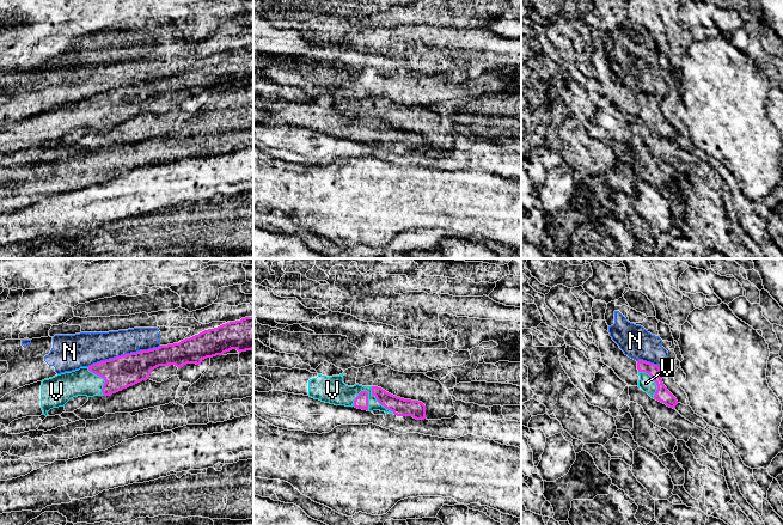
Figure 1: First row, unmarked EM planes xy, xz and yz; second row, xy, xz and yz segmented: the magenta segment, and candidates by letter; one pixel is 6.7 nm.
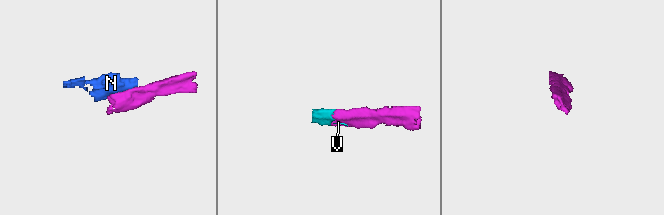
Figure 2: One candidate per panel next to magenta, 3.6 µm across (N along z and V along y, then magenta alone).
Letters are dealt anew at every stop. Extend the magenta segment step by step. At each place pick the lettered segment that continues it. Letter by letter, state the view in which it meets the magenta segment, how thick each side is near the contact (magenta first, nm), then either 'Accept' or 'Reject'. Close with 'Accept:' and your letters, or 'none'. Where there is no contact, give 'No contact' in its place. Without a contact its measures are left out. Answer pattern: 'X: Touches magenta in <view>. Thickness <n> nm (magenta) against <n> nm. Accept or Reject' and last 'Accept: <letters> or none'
N: Touches magenta in xy. Thickness 220 nm (magenta) against 220 nm. Reject
V: Touches magenta in xz. Thickness 100 nm (magenta) against 180 nm. Accept
Accept: V

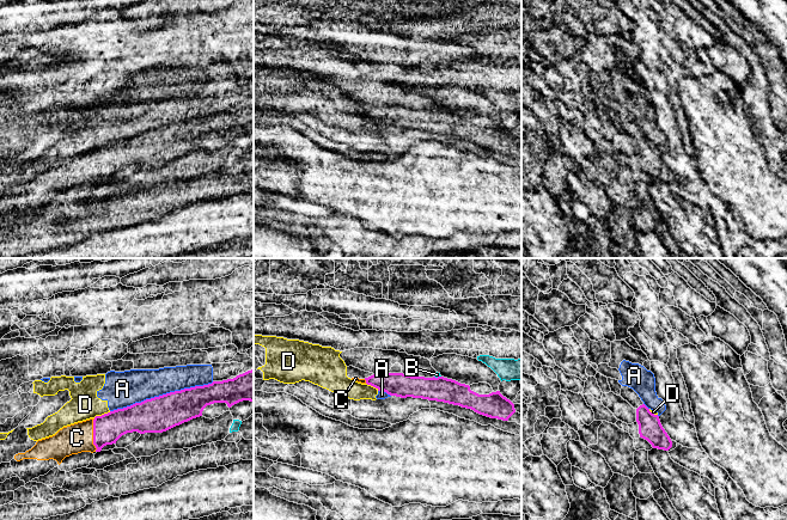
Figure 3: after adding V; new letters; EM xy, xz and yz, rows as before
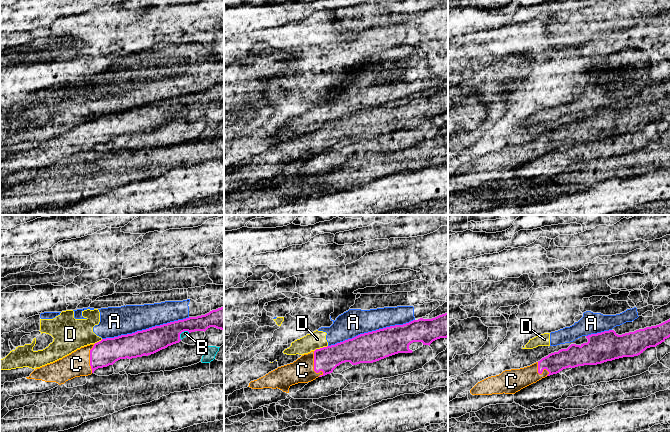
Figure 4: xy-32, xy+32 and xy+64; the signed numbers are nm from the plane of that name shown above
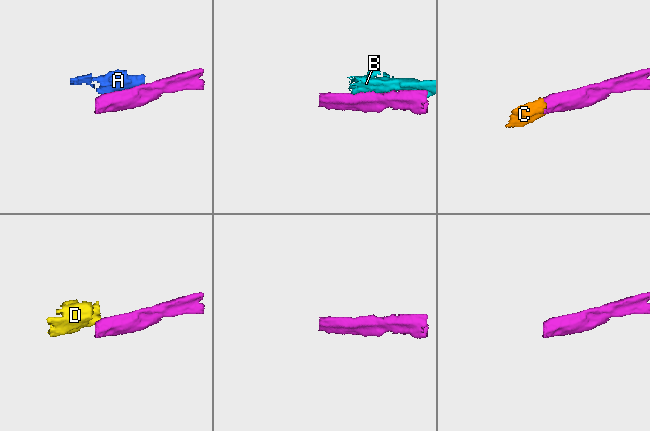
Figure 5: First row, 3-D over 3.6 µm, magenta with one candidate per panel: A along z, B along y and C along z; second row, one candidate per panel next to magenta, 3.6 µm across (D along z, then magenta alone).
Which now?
A: Touches magenta in xy. Thickness 240 nm (magenta) against 220 nm. Reject
B: Touches magenta in xz. Thickness 170 nm (magenta) against 40 nm. Reject
C: Touches magenta in xy. Thickness 200 nm (magenta) against 200 nm. Accept
D: Touches magenta in xy. Thickness 200 nm (magenta) against 200 nm. Reject
Accept: C

